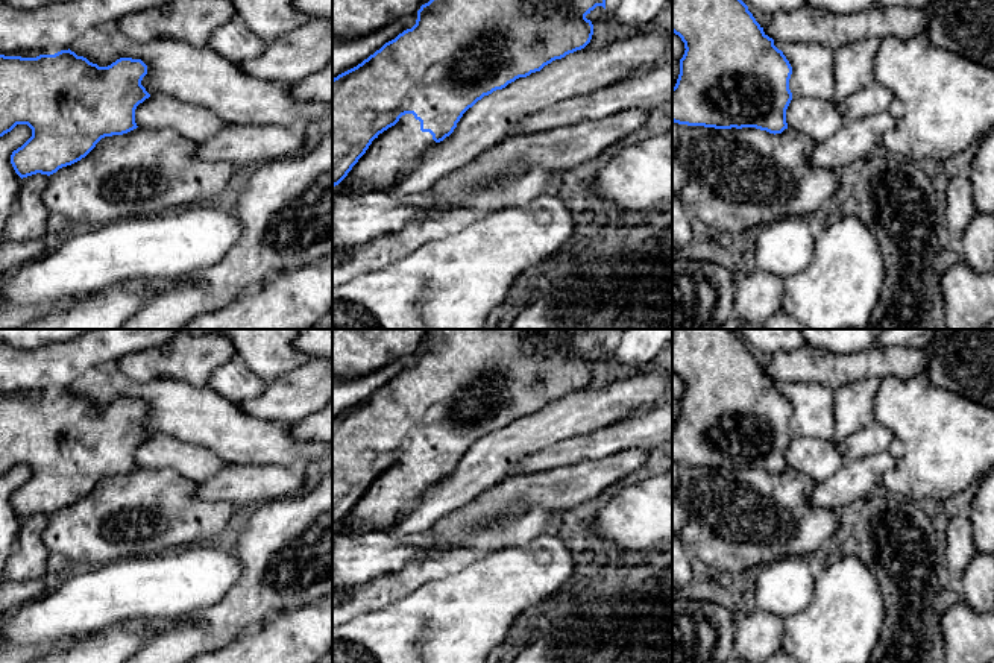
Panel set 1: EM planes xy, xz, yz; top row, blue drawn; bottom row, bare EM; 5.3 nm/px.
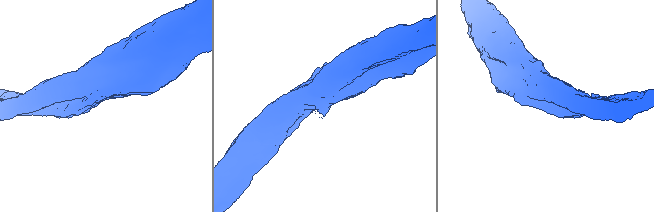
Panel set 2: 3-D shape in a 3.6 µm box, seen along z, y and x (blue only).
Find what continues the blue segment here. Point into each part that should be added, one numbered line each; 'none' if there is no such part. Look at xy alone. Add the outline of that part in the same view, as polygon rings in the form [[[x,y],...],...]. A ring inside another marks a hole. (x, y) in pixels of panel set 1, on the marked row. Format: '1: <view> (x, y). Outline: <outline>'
none

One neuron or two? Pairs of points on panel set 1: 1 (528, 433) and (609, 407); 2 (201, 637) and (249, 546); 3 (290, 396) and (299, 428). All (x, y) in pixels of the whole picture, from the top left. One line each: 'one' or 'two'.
1: one
2: one
3: two

